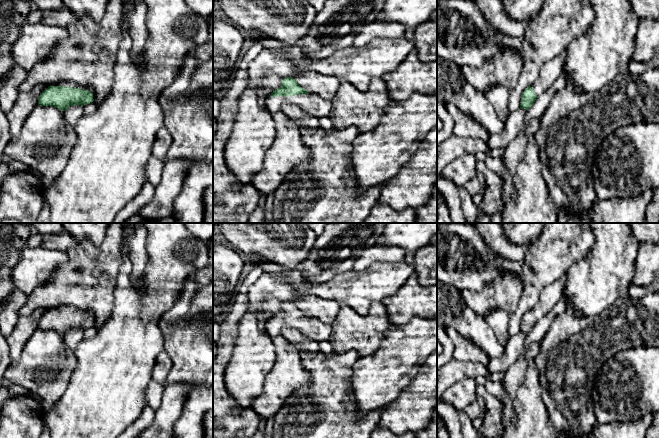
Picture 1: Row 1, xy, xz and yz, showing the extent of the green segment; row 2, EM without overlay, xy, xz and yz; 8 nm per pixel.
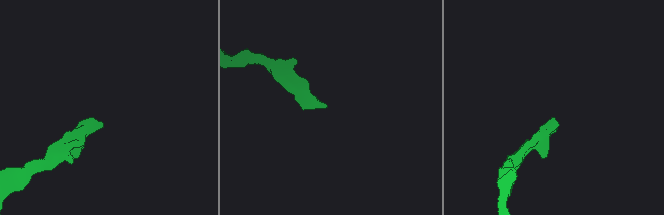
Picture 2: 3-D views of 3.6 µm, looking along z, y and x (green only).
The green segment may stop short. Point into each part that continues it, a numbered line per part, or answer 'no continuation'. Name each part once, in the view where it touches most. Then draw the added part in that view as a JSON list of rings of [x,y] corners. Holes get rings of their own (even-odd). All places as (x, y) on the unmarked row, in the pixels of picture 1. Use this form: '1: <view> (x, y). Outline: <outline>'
1: xy (62, 307). Outline: [[[60,305],[60,306],[57,306],[51,310],[65,310],[65,311],[75,311],[75,312],[78,312],[78,313],[83,313],[83,314],[88,314],[89,316],[93,316],[93,312],[90,311],[90,310],[82,310],[82,309],[79,309],[77,308],[76,306],[73,306],[73,305]]]

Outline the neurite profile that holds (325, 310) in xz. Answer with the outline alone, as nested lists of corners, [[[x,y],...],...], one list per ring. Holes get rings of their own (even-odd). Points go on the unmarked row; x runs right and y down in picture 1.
[[[309,294],[300,297],[296,305],[306,316],[317,318],[328,324],[333,323],[340,309],[340,304],[335,300]]]

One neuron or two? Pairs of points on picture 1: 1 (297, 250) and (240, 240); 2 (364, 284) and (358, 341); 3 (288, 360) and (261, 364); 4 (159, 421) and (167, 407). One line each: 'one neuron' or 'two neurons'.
1: one neuron
2: two neurons
3: two neurons
4: one neuron

